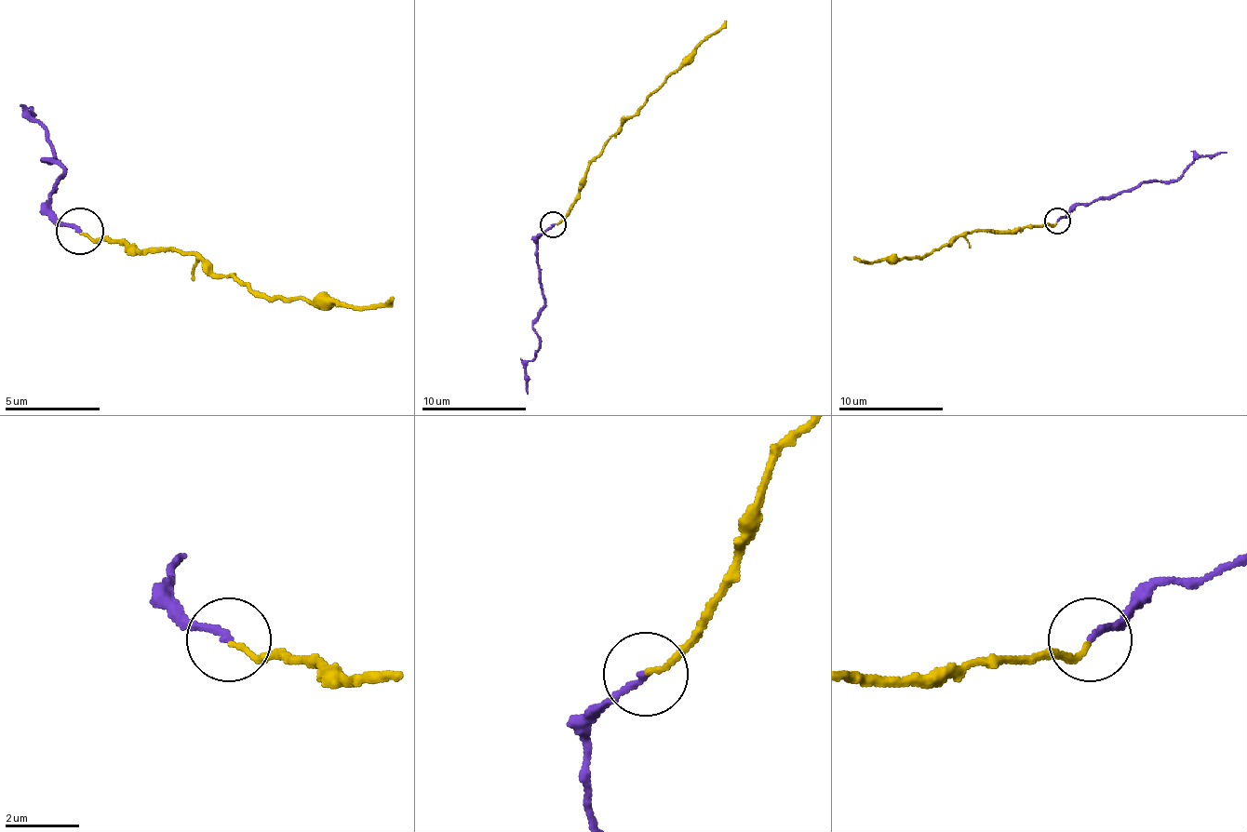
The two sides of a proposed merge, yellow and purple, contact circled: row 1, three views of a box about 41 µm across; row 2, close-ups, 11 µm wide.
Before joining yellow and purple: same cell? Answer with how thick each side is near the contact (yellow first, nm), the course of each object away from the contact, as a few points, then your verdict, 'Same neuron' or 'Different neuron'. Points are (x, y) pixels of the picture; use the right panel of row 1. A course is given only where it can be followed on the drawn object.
Thickness 120 nm (yellow) against 180 nm. Course of yellow: (1057, 222), (1012, 230), (960, 233), (947, 246), (911, 259), (858, 261), (853, 256). Course of purple: (1057, 220), (1078, 204), (1112, 198), (1159, 181), (1174, 181), (1200, 156), (1226, 152). Different neuron

